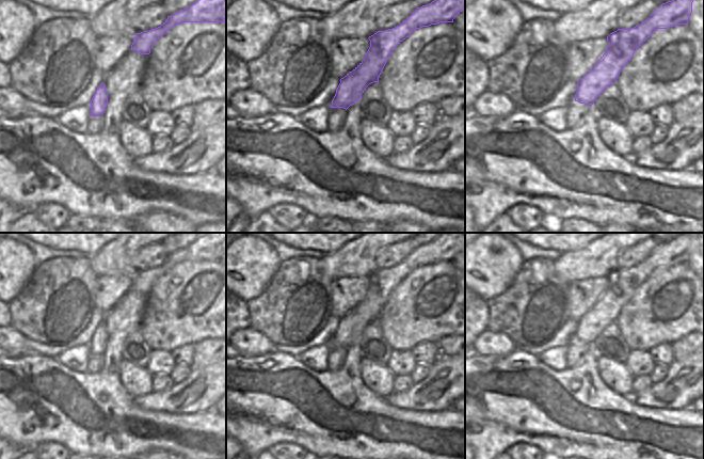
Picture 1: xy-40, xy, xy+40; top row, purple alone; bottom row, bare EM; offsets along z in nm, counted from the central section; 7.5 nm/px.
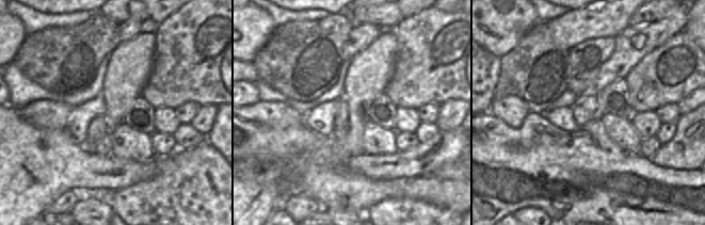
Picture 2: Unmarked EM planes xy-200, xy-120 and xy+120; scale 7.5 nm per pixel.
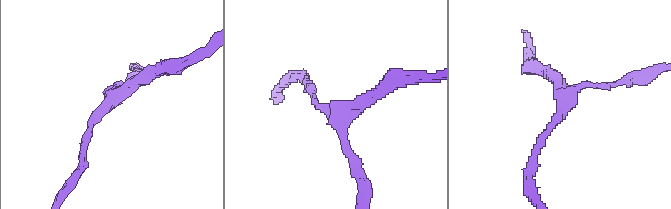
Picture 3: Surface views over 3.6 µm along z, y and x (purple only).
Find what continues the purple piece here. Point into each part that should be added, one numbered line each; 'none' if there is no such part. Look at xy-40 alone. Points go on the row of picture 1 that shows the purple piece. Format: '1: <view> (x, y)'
none

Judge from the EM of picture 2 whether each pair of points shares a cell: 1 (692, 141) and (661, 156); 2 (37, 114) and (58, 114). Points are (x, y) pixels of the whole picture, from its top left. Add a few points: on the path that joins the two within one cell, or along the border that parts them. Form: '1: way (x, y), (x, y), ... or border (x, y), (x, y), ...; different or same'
1: way (685, 148), (679, 154), (669, 155); same
2: way (43, 114), (52, 114); same

